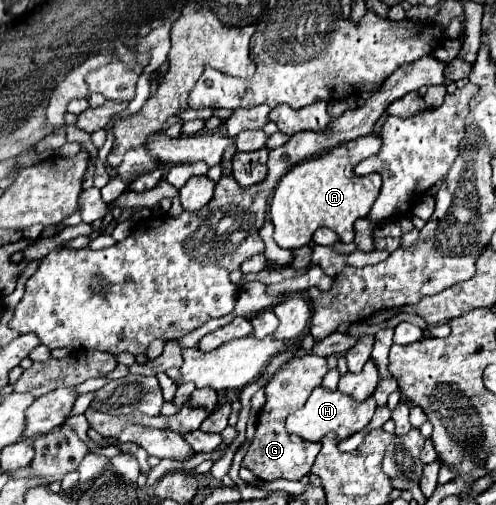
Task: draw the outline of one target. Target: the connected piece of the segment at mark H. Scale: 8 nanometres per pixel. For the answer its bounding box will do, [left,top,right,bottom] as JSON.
[287,386,377,442]

